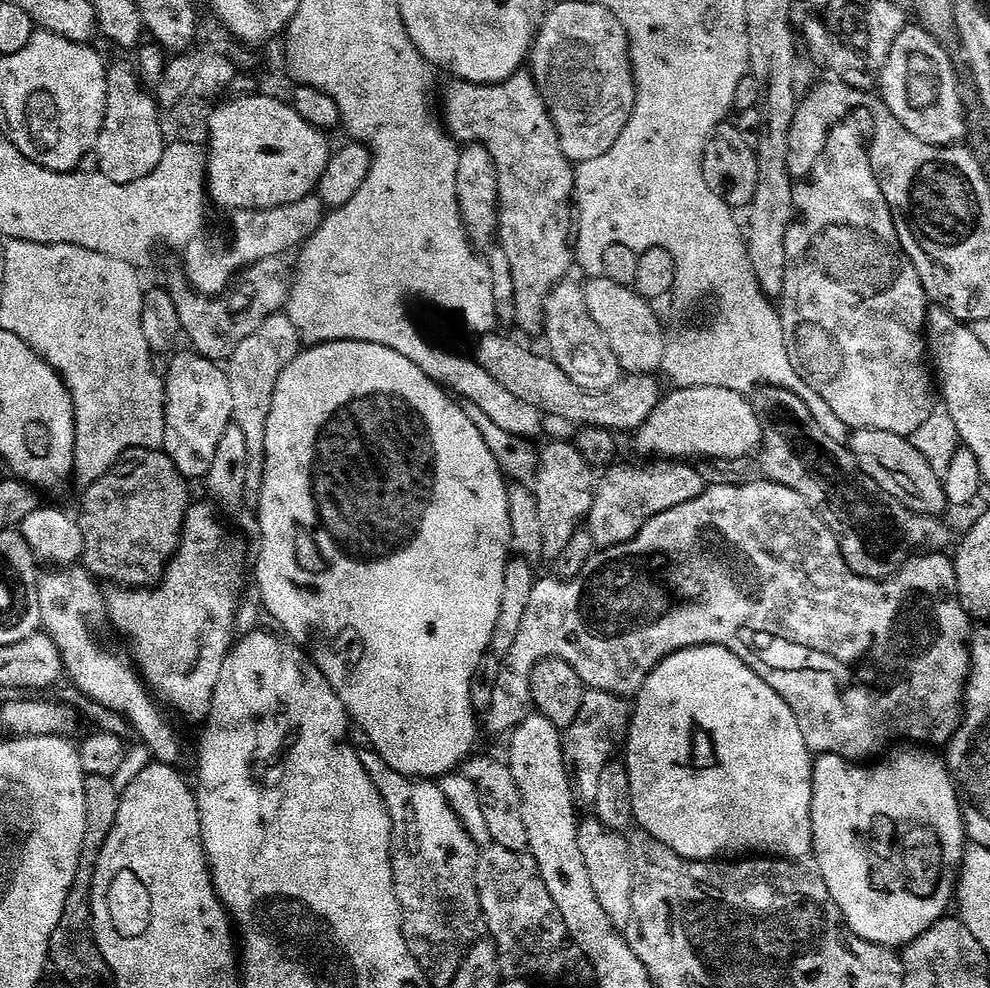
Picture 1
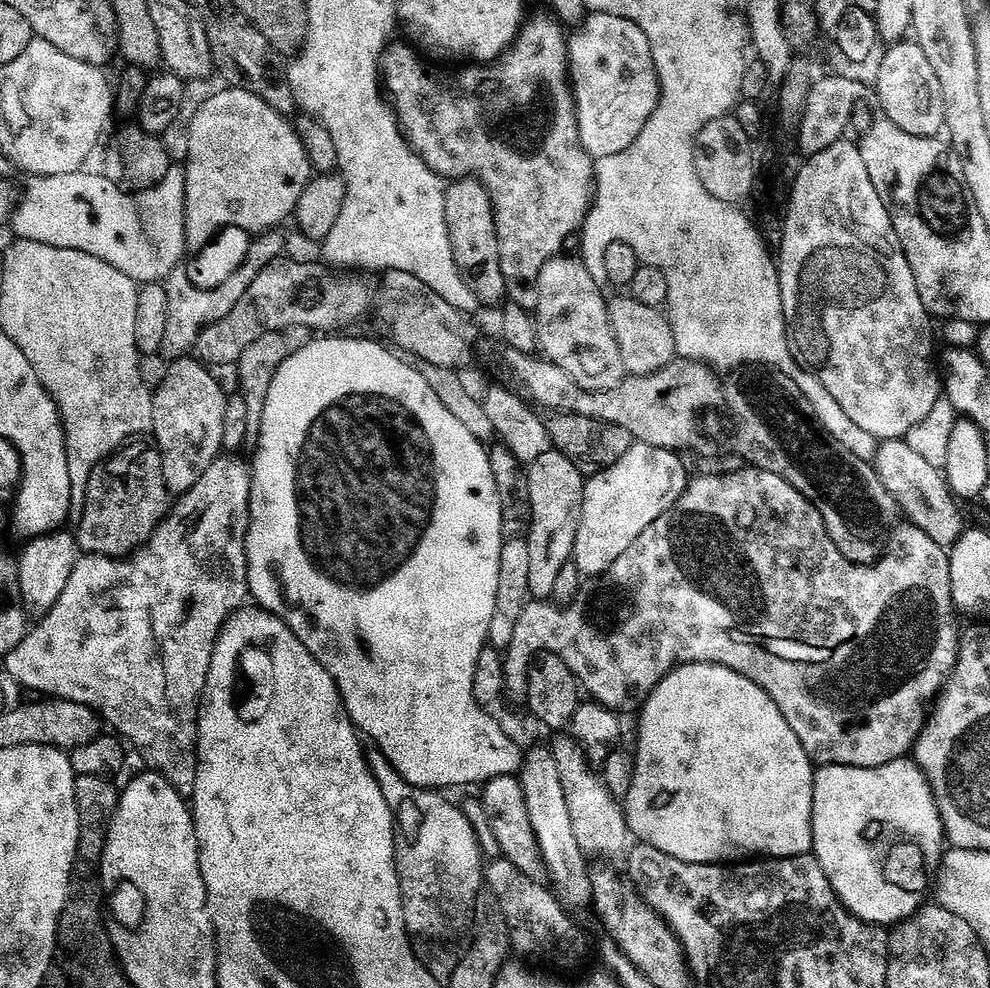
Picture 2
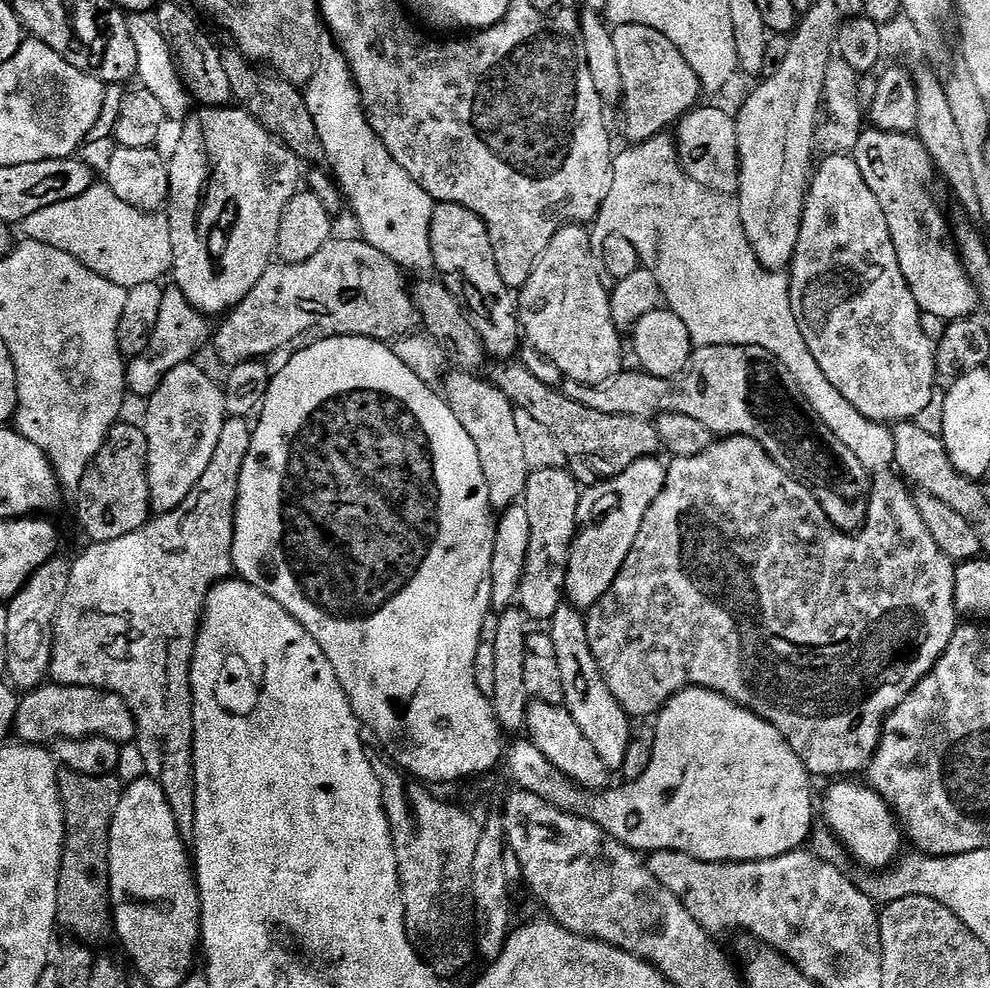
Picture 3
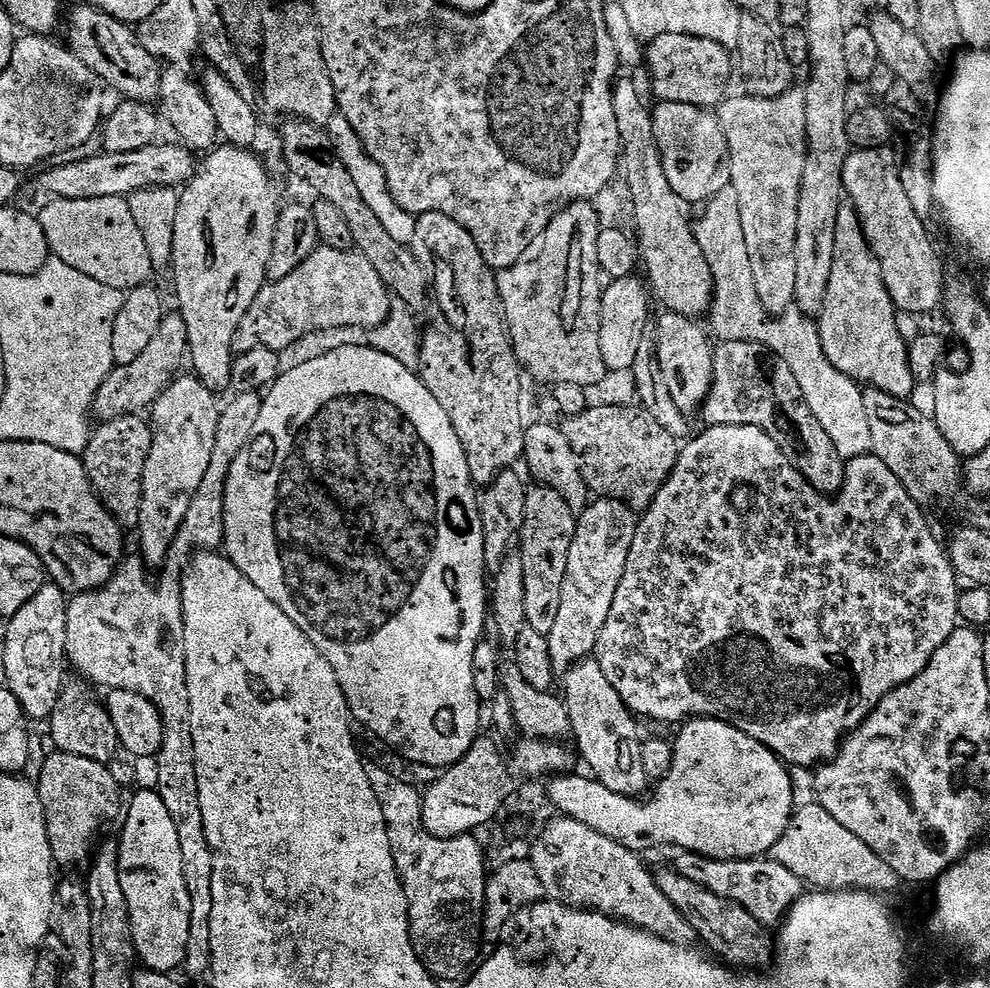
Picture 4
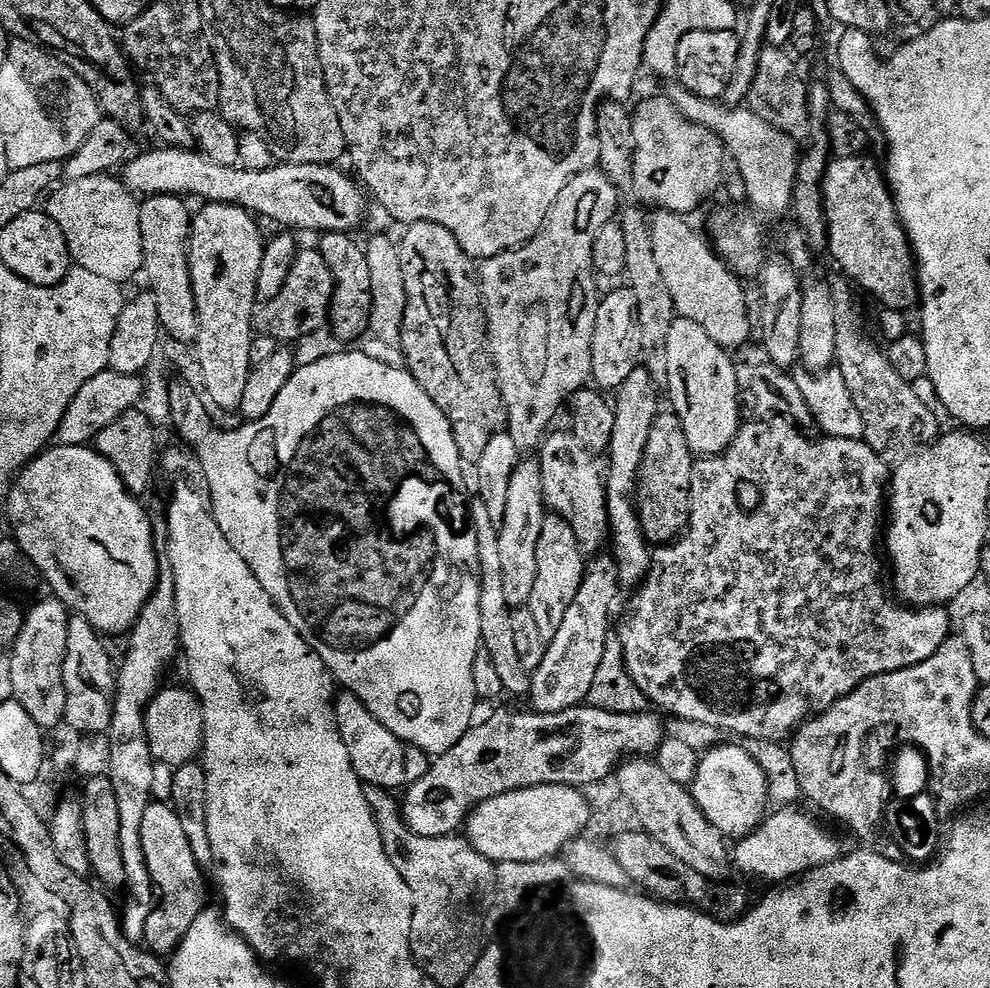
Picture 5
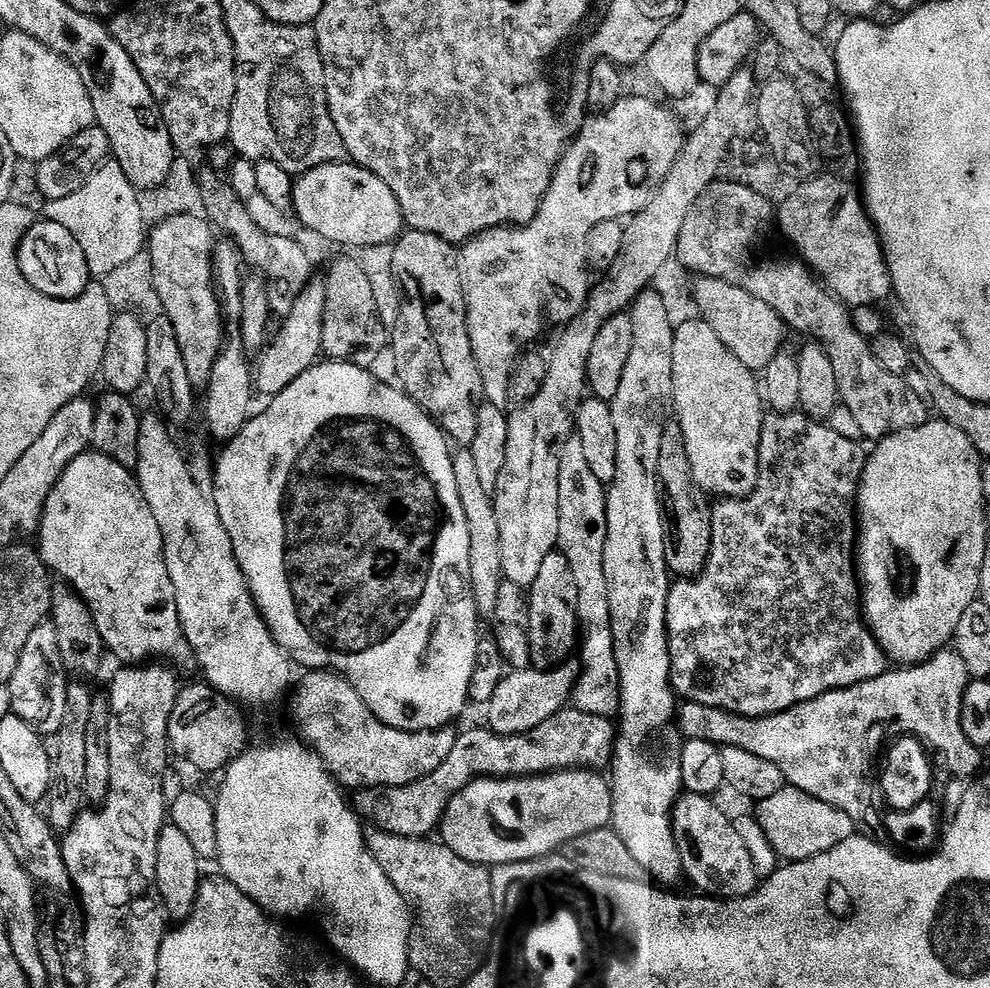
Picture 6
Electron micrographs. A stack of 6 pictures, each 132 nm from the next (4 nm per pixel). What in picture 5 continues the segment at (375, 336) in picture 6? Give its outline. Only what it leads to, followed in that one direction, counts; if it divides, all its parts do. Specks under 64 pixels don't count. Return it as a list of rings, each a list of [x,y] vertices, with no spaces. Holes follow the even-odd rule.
[[[326,232],[319,237],[318,251],[326,258],[334,278],[332,305],[328,311],[328,324],[340,340],[356,340],[369,331],[372,291],[370,290],[370,266],[366,262],[365,245],[347,232]]]

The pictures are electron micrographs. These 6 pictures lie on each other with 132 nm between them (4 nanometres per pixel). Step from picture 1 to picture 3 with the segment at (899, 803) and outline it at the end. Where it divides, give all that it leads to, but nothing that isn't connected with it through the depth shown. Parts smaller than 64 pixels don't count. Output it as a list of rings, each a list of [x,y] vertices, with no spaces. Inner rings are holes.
[[[836,782],[832,789],[829,790],[828,793],[824,796],[824,820],[823,823],[827,825],[829,829],[834,833],[837,840],[840,841],[841,845],[846,849],[847,855],[848,852],[853,856],[854,859],[857,860],[858,863],[861,864],[864,868],[880,868],[876,870],[884,870],[889,867],[901,855],[900,852],[900,840],[902,844],[902,829],[896,819],[896,813],[892,811],[891,808],[888,807],[888,803],[879,794],[876,793],[870,786],[865,786],[863,783],[860,784],[848,784],[852,782]]]

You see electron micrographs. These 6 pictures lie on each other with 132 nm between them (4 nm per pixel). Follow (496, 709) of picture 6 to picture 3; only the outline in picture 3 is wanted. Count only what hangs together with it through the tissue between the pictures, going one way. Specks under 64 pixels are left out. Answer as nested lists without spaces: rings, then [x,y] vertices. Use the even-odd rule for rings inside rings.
[[[656,458],[639,460],[634,462],[634,466],[601,479],[601,484],[583,489],[576,515],[579,528],[572,540],[564,583],[567,603],[575,608],[592,608],[600,601],[602,594],[610,590],[614,578],[618,578],[634,546],[634,538],[638,538],[638,530],[642,530],[646,510],[650,510],[654,498],[658,498],[664,489],[666,468],[658,461]]]

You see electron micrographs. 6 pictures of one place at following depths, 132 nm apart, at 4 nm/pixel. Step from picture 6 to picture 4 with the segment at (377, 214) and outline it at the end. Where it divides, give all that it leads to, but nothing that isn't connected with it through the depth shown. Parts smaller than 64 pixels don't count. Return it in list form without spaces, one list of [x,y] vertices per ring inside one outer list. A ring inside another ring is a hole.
[[[157,142],[146,146],[142,150],[130,150],[130,154],[110,154],[109,152],[101,152],[94,158],[83,159],[82,162],[71,163],[70,166],[58,166],[57,168],[49,167],[41,176],[36,176],[32,180],[32,185],[27,185],[28,200],[32,204],[36,204],[37,209],[47,208],[50,202],[55,200],[81,200],[82,198],[125,198],[132,196],[138,190],[146,190],[147,188],[176,188],[183,186],[197,175],[198,160],[189,149],[185,148],[179,142],[171,142],[172,144],[163,144]]]

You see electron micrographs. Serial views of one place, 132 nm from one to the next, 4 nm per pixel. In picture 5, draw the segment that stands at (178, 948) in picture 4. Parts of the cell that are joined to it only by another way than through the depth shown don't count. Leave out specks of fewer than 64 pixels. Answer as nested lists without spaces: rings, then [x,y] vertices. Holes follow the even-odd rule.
[[[153,802],[148,805],[146,815],[142,818],[142,850],[148,873],[152,879],[152,887],[158,897],[158,903],[153,907],[150,918],[146,922],[146,934],[143,943],[147,951],[161,957],[168,958],[180,947],[190,926],[194,926],[194,918],[204,911],[204,878],[200,874],[202,866],[194,858],[194,850],[190,850],[190,841],[182,831],[182,822],[178,818],[175,808],[168,802]]]

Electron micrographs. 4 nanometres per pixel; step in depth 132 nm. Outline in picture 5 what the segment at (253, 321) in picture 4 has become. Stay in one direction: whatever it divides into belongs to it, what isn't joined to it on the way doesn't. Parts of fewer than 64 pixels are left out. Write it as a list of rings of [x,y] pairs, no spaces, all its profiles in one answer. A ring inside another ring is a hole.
[[[315,248],[297,251],[294,264],[290,266],[290,278],[286,286],[270,303],[263,305],[254,317],[254,328],[259,335],[269,336],[279,342],[300,340],[312,336],[320,327],[328,324],[328,311],[332,305],[334,278],[326,258]]]

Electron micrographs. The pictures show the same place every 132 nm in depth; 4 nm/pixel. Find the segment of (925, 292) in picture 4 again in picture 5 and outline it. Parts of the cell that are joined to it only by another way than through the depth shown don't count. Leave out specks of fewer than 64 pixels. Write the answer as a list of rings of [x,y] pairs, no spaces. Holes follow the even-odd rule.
[[[868,156],[829,159],[828,169],[824,175],[824,217],[828,223],[826,246],[832,250],[832,256],[840,263],[839,271],[857,289],[865,288],[884,308],[893,308],[907,313],[917,307],[920,299],[920,281],[916,258],[912,244],[904,233],[900,222],[900,211],[892,197],[885,173]]]

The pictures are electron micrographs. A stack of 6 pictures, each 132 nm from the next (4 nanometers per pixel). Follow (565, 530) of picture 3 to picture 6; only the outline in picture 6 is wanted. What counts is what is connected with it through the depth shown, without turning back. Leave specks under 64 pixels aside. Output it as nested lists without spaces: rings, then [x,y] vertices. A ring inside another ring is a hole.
[[[558,551],[546,554],[538,578],[534,578],[528,592],[528,609],[530,610],[530,658],[531,667],[551,670],[560,667],[573,655],[578,644],[578,585],[570,570],[570,562]]]

